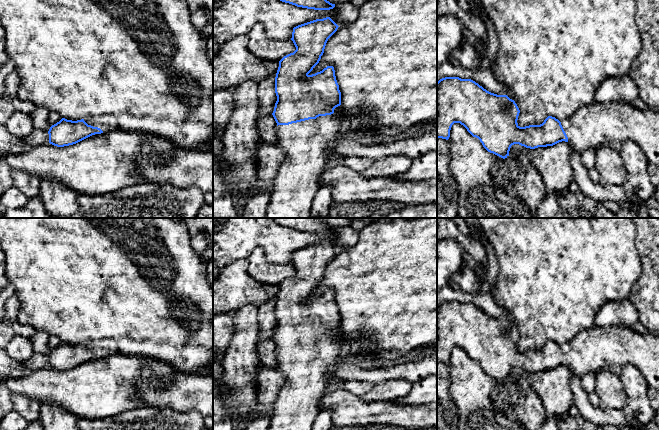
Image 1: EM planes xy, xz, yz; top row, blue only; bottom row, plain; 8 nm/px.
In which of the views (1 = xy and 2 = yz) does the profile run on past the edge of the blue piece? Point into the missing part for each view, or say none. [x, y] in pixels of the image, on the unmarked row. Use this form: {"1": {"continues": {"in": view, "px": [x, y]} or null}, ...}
{"1": {"continues": {"in": "xy", "px": [106, 347]}}, "2": {"continues": {"in": "yz", "px": [598, 348]}}}

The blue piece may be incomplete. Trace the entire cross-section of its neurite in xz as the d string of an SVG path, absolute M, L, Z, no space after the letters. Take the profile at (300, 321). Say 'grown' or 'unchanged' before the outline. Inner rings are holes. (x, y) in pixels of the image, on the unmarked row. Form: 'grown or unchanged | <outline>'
grown | M330 241L316 243L294 251L291 264L296 274L279 285L275 301L277 325L272 339L277 347L277 363L274 366L283 373L285 381L277 399L269 409L270 426L268 430L312 430L320 411L319 402L329 391L334 367L340 363L342 344L334 338L334 333L341 329L341 316L334 291L327 290L320 296L309 298L319 287L328 263L337 255L338 251Z

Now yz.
grown | M445 301L437 306L437 363L448 364L454 347L460 347L480 364L483 371L503 383L509 380L512 369L526 372L553 370L568 366L578 376L596 373L610 367L631 364L644 376L650 388L659 390L659 336L641 335L632 328L621 326L594 326L581 330L572 340L560 346L548 340L540 349L520 351L517 347L520 334L507 319L491 317L471 303Z

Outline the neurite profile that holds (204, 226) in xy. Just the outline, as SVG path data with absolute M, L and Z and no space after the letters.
M170 218L174 221L182 221L186 224L189 234L192 236L201 234L207 238L208 247L213 247L213 218Z

